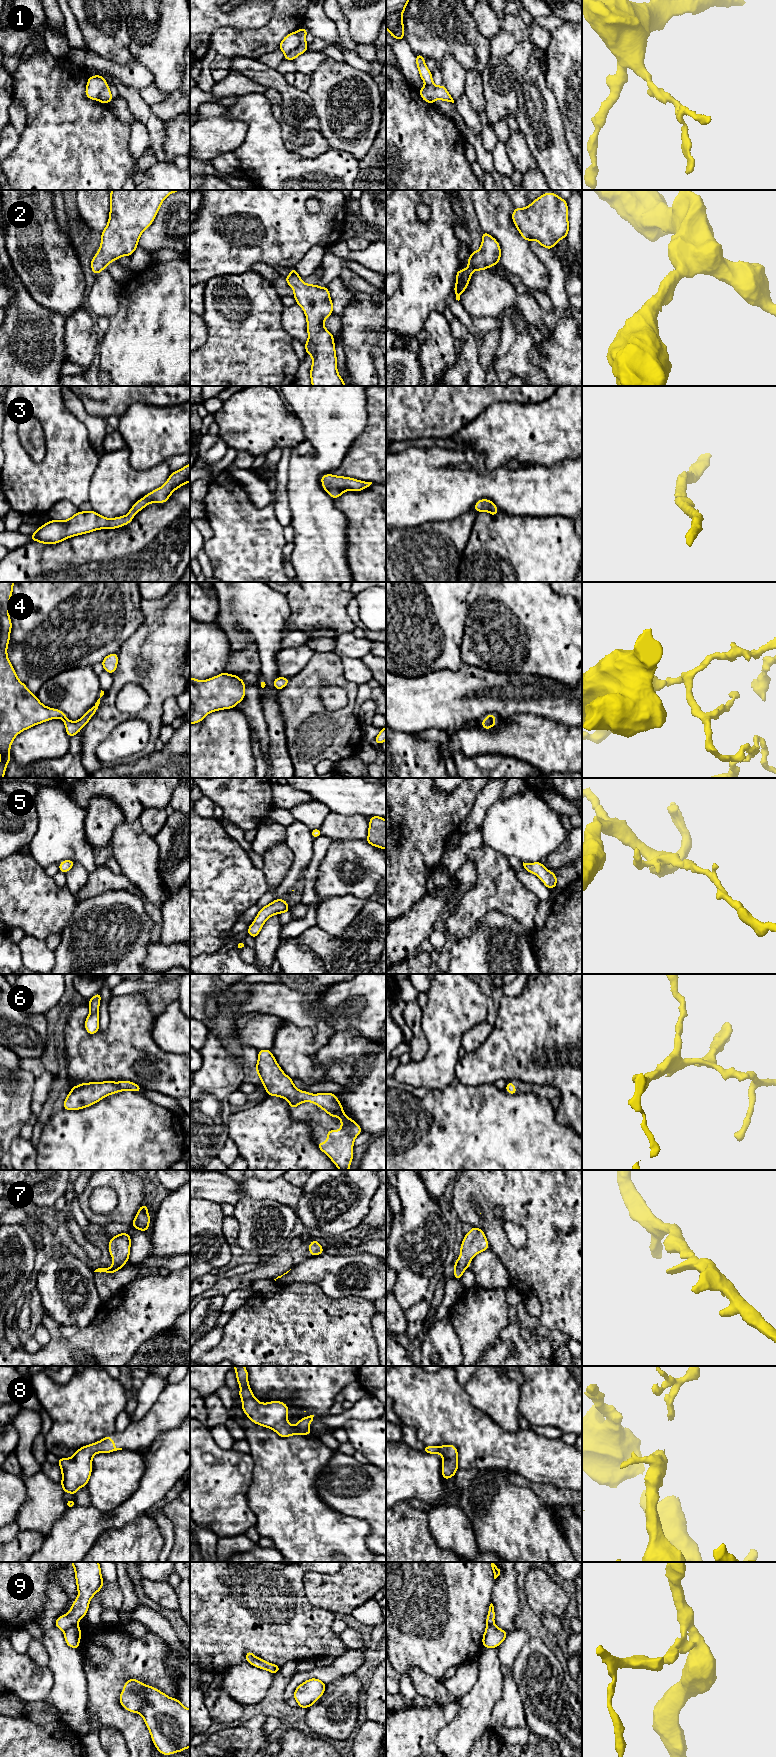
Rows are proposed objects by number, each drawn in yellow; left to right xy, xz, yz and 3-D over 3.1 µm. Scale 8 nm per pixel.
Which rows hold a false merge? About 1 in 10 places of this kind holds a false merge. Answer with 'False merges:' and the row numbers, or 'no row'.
False merges: 1

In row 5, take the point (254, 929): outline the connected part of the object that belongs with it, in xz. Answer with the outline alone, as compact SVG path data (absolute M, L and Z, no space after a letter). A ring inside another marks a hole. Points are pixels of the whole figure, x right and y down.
M275 899L259 910L253 923L248 927L248 935L255 939L268 918L275 914L287 913L289 909L288 903L284 899Z

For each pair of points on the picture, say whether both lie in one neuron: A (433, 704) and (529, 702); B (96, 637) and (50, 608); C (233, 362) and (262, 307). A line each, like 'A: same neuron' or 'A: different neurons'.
A: same neuron
B: same neuron
C: same neuron

